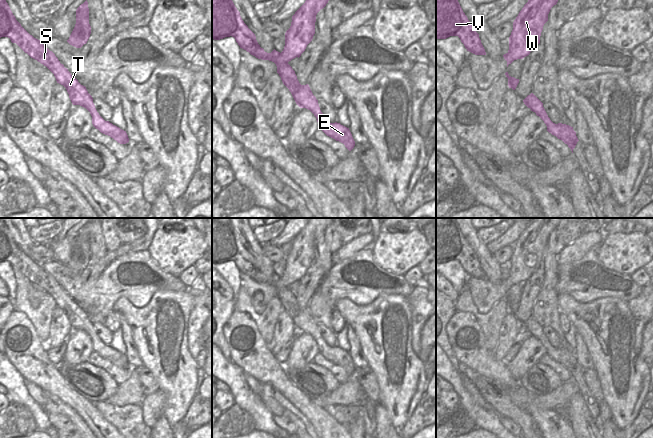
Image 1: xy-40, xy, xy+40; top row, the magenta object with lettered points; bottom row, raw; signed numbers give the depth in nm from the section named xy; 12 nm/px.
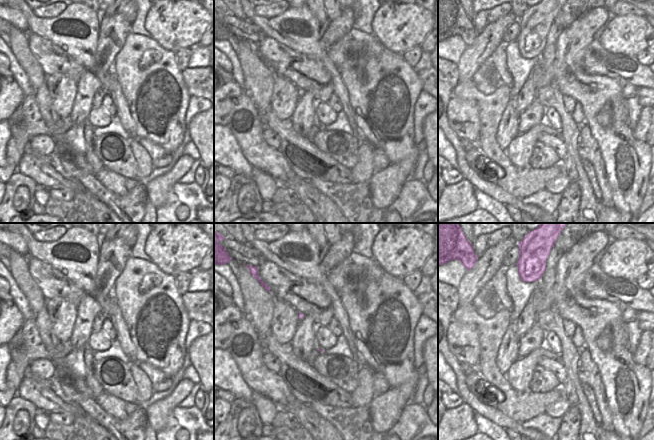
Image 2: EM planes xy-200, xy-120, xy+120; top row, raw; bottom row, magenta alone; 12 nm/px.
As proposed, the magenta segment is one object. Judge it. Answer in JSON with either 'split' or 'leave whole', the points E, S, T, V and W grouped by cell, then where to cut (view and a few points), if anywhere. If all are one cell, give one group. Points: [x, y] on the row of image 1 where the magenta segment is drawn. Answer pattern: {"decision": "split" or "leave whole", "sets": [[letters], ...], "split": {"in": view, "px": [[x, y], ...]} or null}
{"decision": "split", "sets": [["E", "S", "T", "V"], ["W"]], "split": {"in": "xy", "px": [[279, 53], [279, 57], [287, 63]]}}

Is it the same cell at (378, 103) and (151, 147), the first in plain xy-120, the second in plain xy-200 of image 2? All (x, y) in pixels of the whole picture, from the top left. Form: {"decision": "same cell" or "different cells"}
{"decision": "different cells"}

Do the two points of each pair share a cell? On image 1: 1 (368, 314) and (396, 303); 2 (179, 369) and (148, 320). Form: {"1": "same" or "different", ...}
{"1": "same", "2": "same"}

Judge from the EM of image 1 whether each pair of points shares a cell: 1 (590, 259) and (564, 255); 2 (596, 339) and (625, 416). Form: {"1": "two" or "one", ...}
{"1": "two", "2": "one"}

